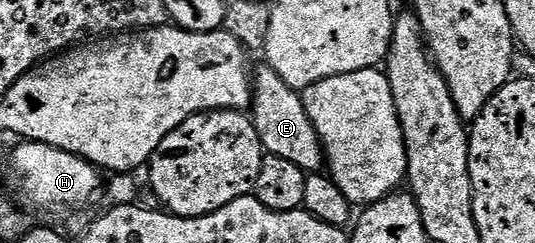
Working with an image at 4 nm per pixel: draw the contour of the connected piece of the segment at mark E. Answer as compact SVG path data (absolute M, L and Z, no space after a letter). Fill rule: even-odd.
M266 65L256 66L253 71L253 102L249 114L257 129L257 137L261 137L264 152L277 157L285 157L285 161L293 161L293 165L308 173L319 173L325 167L325 152L315 132L309 113L305 113L303 96L294 91L273 68Z

